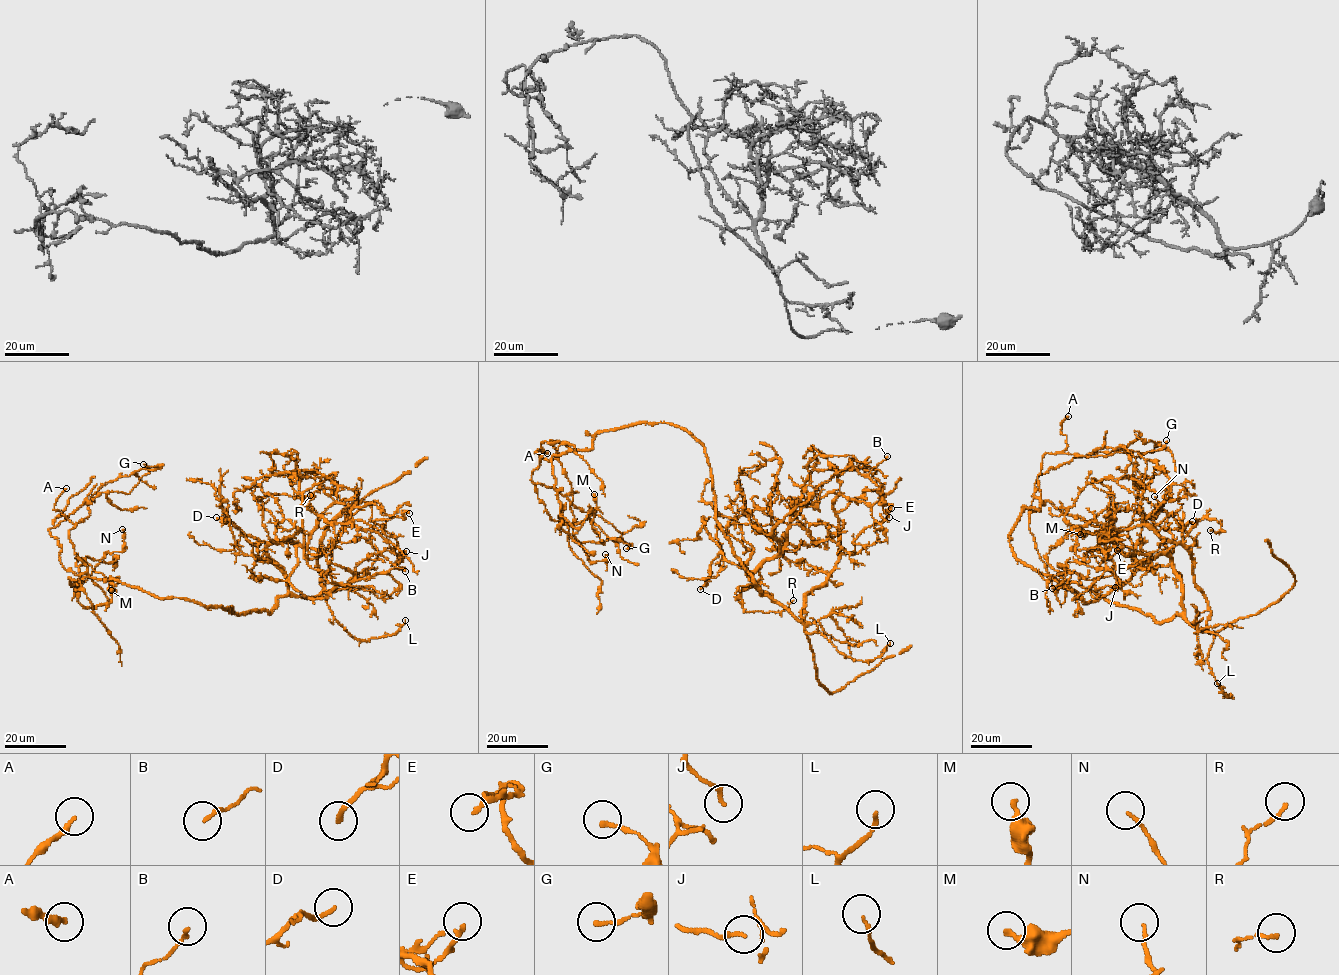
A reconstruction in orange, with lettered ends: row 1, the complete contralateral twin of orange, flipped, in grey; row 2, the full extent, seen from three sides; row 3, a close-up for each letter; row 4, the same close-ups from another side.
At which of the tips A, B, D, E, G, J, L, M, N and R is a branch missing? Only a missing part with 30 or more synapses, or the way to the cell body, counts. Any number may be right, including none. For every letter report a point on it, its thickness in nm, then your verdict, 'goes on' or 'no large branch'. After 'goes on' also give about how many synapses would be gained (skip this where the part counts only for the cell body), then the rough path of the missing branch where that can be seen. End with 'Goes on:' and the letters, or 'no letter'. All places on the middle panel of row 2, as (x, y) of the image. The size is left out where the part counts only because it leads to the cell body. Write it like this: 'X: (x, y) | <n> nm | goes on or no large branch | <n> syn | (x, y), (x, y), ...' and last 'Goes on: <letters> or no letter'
A: (547, 453) | 220 nm | no large branch
B: (887, 456) | 130 nm | no large branch
D: (700, 589) | 200 nm | no large branch
E: (891, 508) | 150 nm | no large branch
G: (626, 548) | 160 nm | no large branch
J: (889, 517) | 130 nm | no large branch
L: (890, 643) | 130 nm | no large branch
M: (594, 494) | 240 nm | no large branch
N: (605, 554) | 130 nm | no large branch
R: (793, 600) | 130 nm | no large branch
Goes on: no letter

